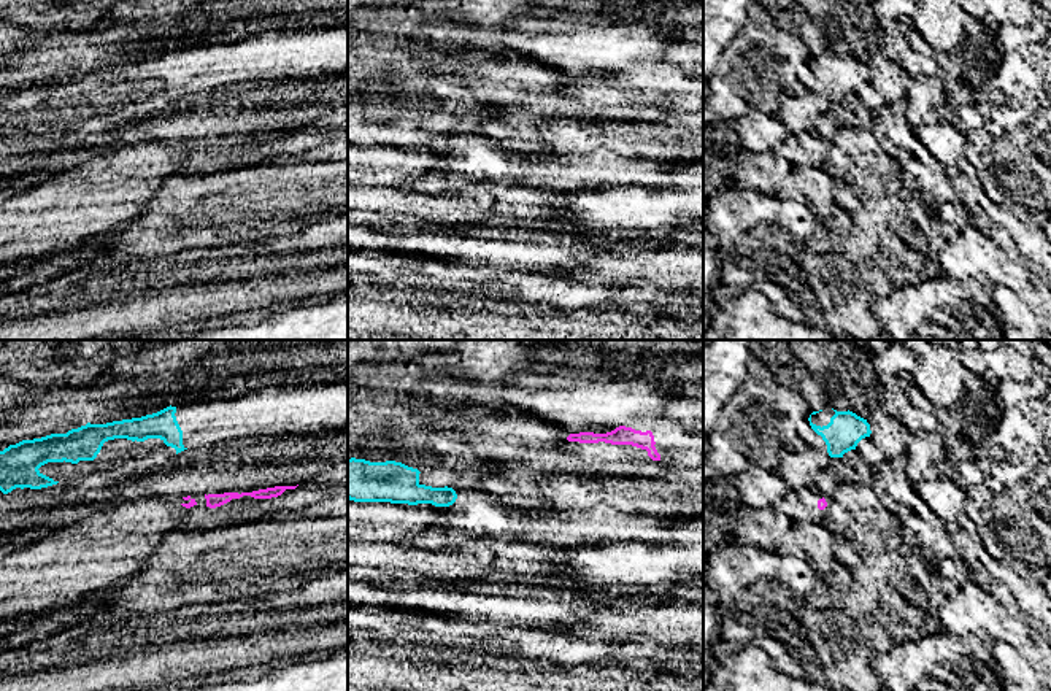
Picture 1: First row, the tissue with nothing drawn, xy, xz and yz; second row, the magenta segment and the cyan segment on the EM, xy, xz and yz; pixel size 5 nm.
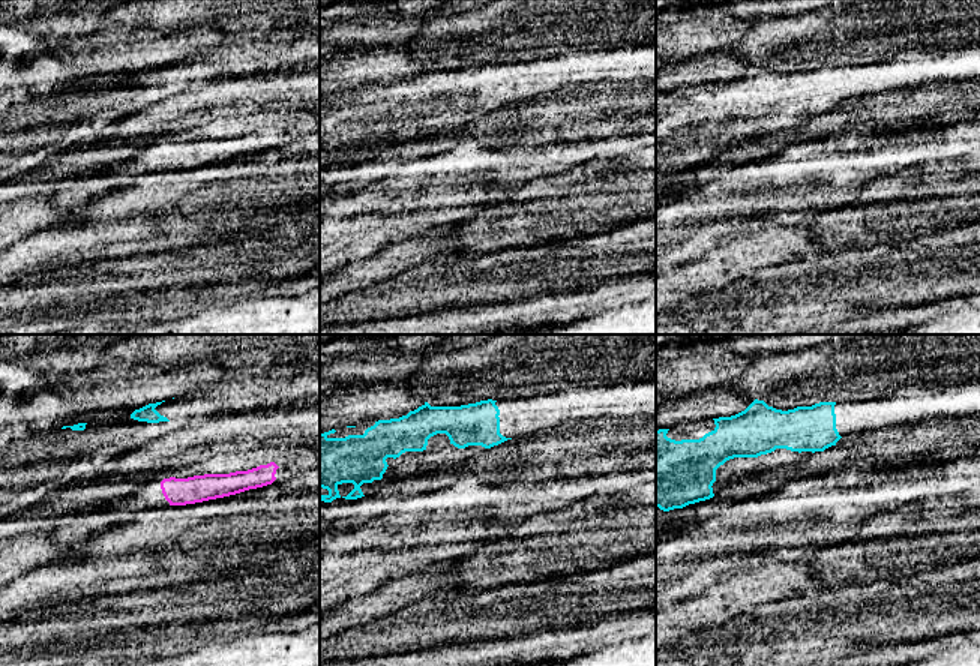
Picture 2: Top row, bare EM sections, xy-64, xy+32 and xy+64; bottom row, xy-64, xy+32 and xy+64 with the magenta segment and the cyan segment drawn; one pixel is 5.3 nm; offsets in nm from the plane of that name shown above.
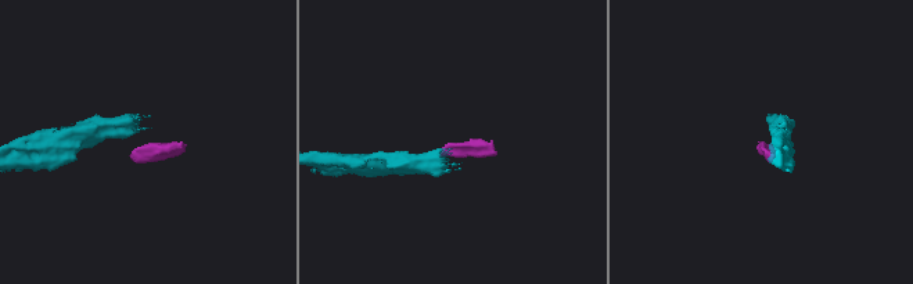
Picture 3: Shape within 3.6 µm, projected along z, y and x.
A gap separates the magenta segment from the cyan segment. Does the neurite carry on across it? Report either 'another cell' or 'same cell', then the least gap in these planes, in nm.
another cell; gap 220 nm

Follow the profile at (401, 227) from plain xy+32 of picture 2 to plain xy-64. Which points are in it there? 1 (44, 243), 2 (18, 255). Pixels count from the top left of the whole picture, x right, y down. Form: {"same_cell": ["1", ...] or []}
{"same_cell": []}

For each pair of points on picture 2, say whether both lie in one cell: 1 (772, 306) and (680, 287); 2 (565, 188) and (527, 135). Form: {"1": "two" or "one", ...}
{"1": "two", "2": "two"}

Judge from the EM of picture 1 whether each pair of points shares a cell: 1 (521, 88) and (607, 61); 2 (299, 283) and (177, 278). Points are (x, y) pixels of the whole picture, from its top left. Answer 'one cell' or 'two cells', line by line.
1: two cells
2: one cell

